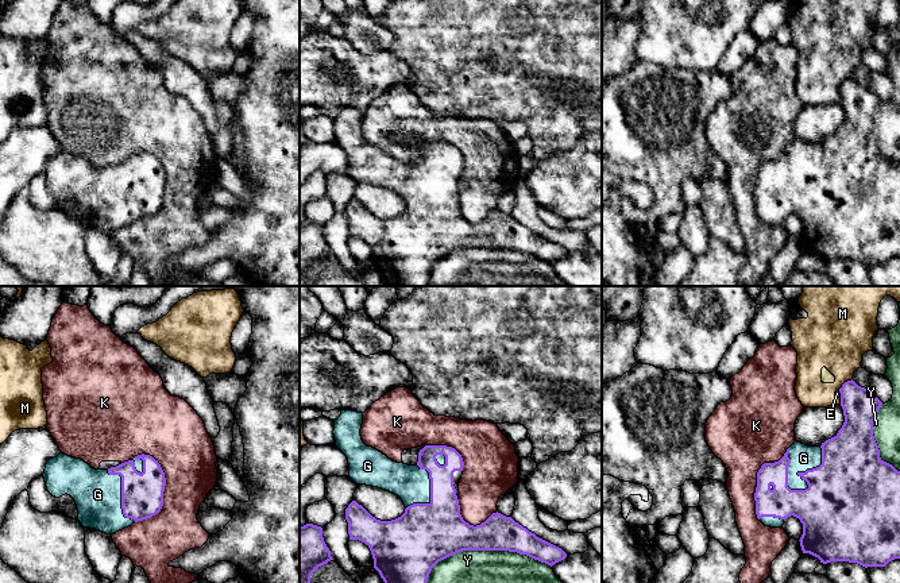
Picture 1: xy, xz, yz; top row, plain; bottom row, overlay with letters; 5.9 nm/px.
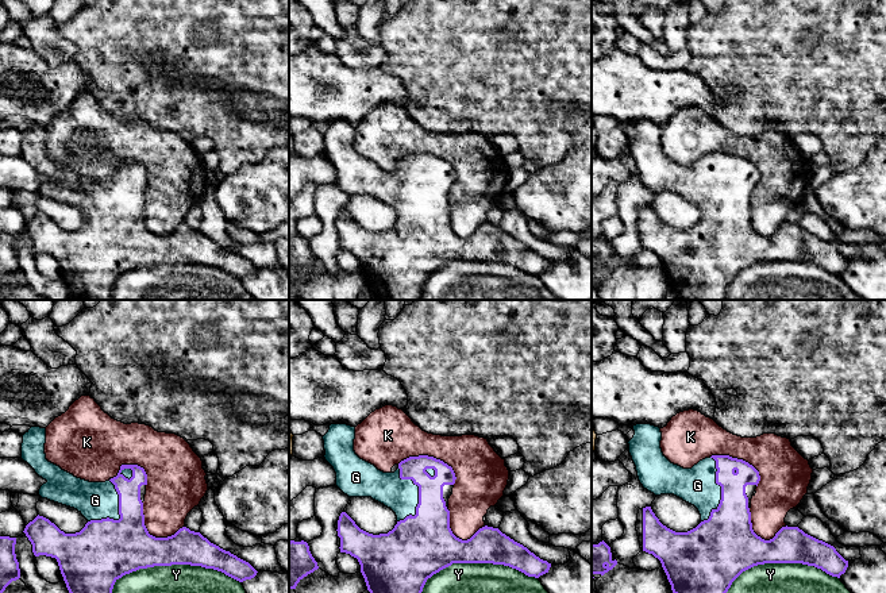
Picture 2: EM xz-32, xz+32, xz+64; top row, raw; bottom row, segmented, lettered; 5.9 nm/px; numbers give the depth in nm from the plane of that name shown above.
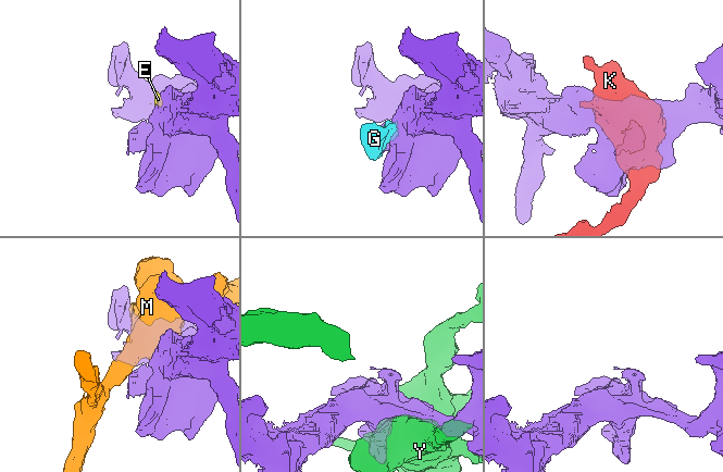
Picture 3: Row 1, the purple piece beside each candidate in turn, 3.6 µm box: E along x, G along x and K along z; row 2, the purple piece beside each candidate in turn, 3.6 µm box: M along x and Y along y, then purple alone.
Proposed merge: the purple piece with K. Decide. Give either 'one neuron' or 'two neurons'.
two neurons

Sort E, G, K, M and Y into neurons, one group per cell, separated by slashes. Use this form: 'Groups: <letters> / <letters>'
Groups: E M / G / K / Y

